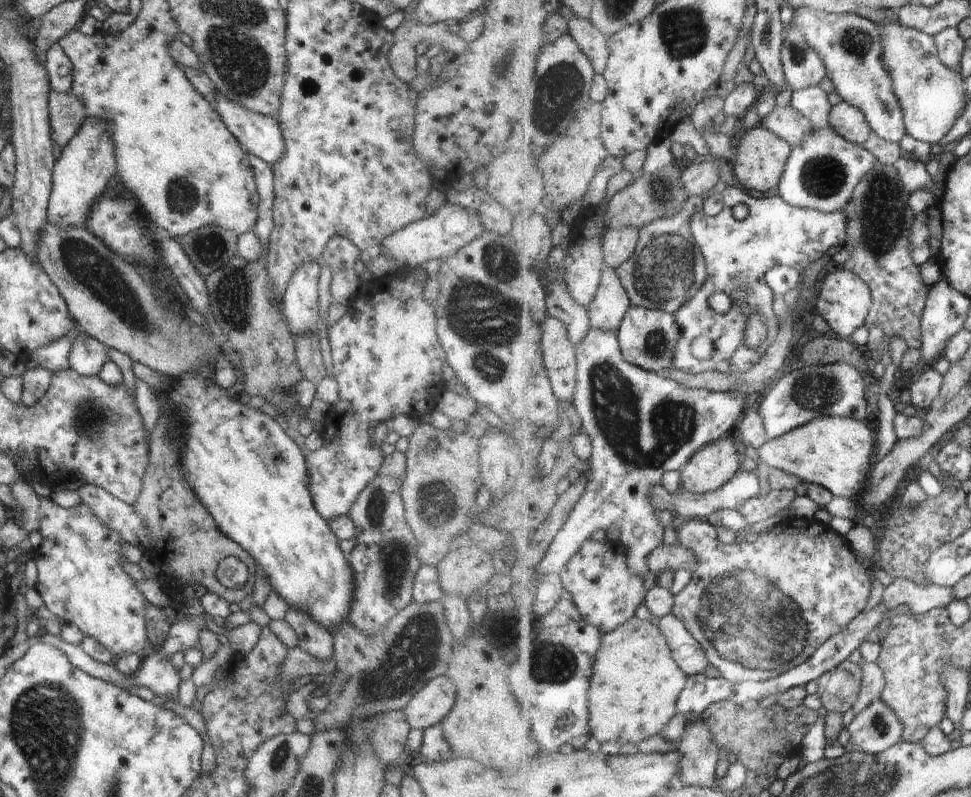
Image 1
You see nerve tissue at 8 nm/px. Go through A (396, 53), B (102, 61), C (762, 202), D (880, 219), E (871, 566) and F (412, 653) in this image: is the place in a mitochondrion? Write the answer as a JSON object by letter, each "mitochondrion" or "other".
{"A":"other","B":"other","C":"other","D":"mitochondrion","E":"other","F":"mitochondrion"}

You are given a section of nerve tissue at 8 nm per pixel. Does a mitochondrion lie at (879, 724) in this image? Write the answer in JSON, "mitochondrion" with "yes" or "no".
{"mitochondrion":"yes"}

